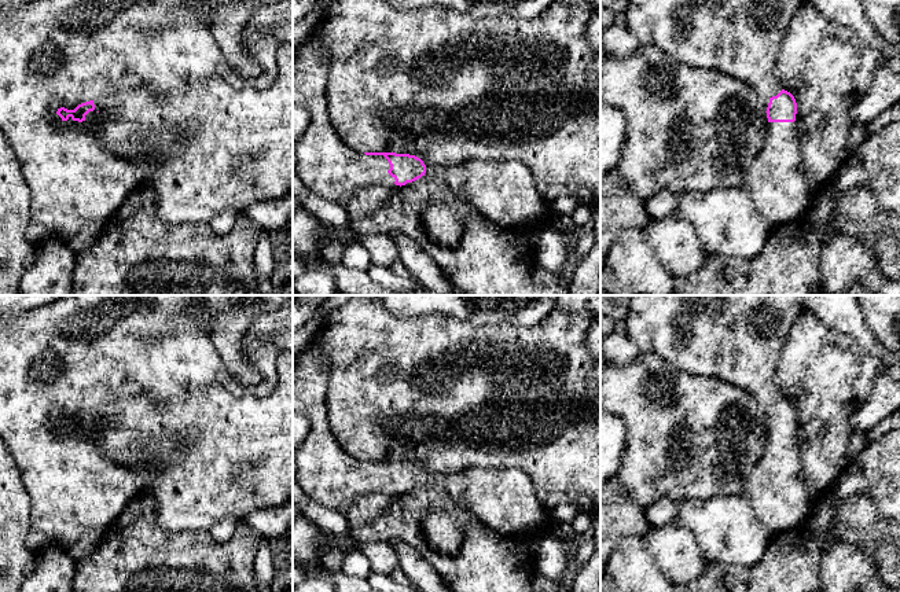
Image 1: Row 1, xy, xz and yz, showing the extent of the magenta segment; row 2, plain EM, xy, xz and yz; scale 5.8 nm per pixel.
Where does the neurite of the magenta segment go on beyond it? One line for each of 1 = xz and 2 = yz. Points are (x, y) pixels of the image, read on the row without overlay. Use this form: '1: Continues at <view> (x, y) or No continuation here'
1: Continues at xz (327, 474)
2: Continues at yz (737, 338)

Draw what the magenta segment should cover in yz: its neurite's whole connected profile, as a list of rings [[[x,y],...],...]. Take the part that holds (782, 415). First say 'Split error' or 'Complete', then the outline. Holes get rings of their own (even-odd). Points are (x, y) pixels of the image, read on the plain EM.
Split error. [[[629,295],[629,315],[625,320],[627,335],[640,353],[655,353],[677,369],[699,376],[715,376],[742,387],[761,404],[769,407],[768,430],[794,430],[797,411],[782,397],[776,382],[776,365],[793,323],[802,310],[798,295]]]

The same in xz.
Split error. [[[319,342],[293,357],[293,413],[309,420],[309,433],[293,453],[293,482],[315,503],[346,512],[356,496],[385,493],[398,496],[426,481],[415,463],[357,460],[337,441],[324,405],[330,364]]]

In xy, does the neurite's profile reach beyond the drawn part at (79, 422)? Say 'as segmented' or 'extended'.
extended

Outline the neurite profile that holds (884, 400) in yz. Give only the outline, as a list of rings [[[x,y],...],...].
[[[882,371],[875,376],[867,401],[856,405],[851,413],[852,431],[868,433],[896,412],[900,412],[900,382]]]

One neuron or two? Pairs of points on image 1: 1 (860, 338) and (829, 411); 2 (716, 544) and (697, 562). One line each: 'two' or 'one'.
1: two
2: two

